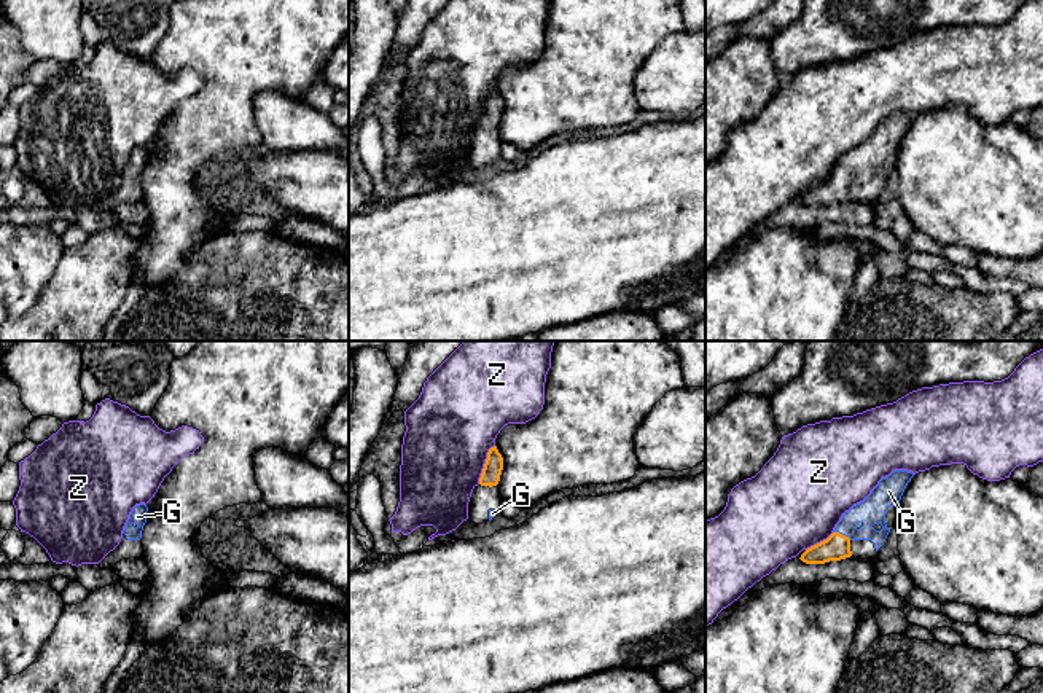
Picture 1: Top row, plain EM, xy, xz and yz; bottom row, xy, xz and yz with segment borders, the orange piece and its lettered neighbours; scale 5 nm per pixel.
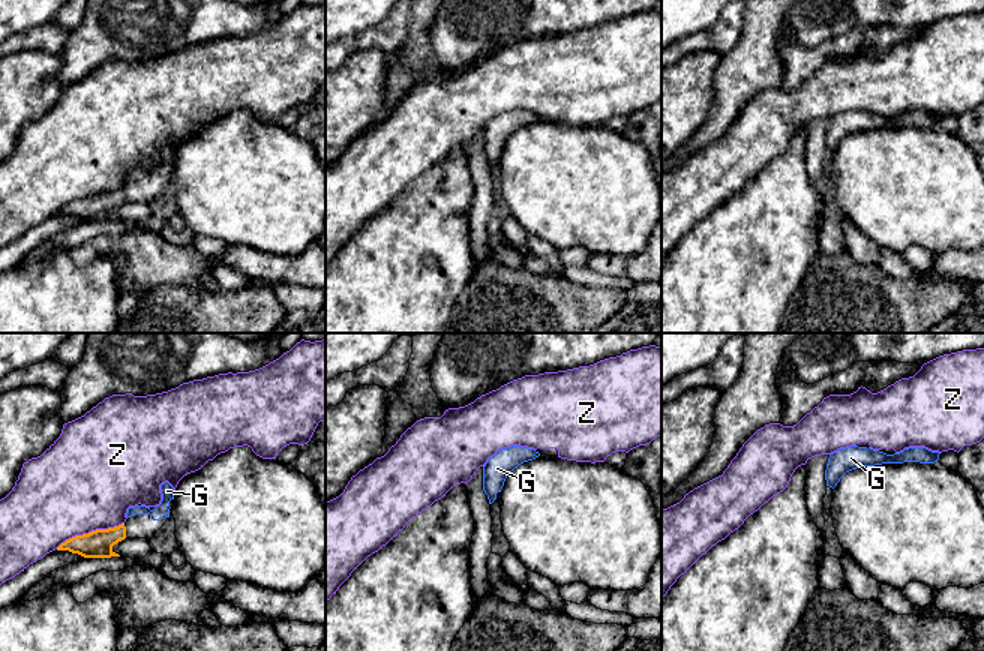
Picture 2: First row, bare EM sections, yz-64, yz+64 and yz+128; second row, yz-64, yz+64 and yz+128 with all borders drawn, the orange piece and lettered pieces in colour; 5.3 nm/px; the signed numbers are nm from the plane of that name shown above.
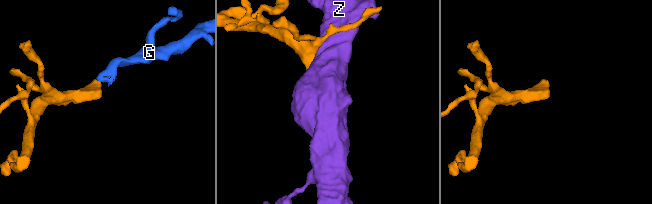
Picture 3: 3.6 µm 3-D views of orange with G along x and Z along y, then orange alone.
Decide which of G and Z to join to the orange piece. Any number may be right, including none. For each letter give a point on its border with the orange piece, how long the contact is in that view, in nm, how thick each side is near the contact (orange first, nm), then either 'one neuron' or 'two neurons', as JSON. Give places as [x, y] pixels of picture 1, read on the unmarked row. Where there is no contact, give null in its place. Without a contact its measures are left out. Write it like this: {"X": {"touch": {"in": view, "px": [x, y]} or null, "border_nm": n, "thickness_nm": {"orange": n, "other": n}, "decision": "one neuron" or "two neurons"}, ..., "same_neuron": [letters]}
{"G": {"touch": {"in": "yz", "px": [843, 179]}, "border_nm": 100, "thickness_nm": {"orange": 140, "other": 140}, "decision": "one neuron"}, "Z": {"touch": {"in": "xz", "px": [484, 107]}, "border_nm": 220, "thickness_nm": {"orange": 100, "other": 440}, "decision": "two neurons"}, "same_neuron": ["G"]}

